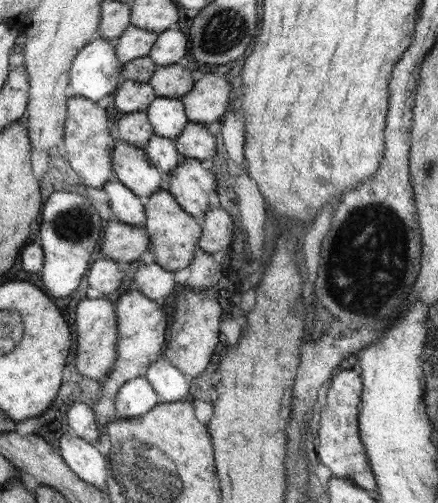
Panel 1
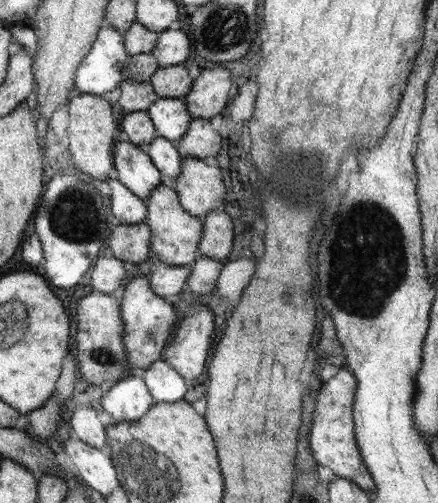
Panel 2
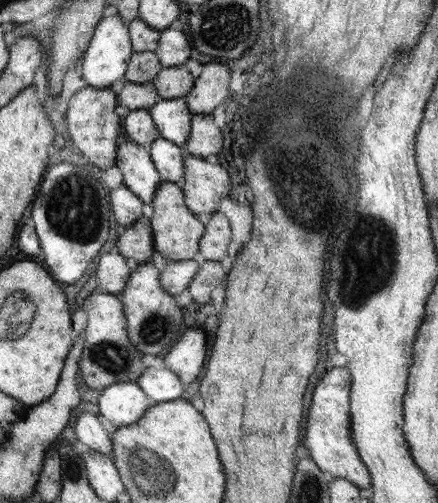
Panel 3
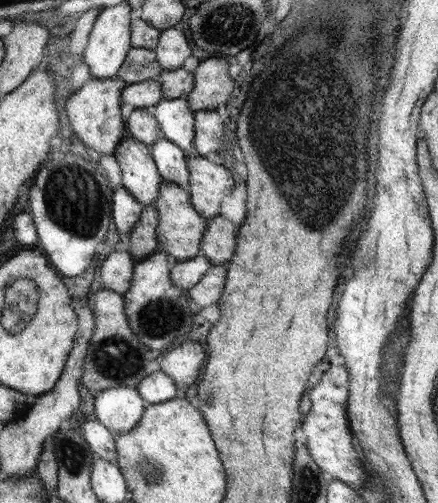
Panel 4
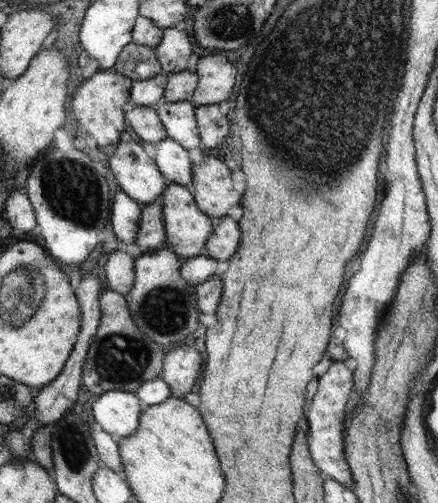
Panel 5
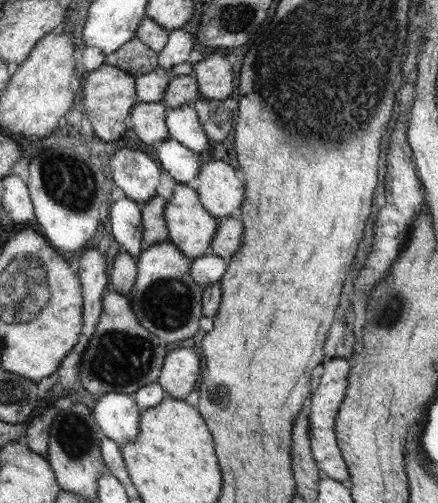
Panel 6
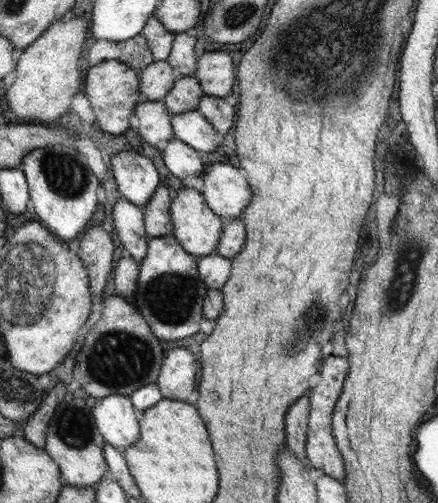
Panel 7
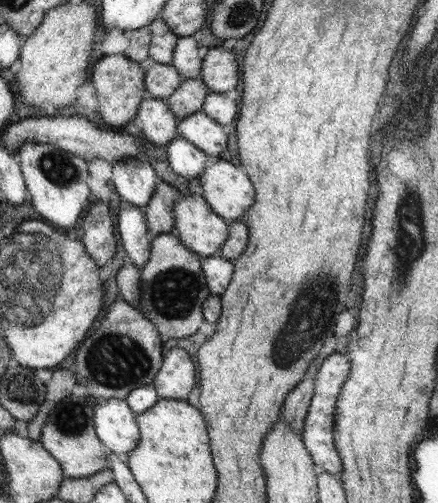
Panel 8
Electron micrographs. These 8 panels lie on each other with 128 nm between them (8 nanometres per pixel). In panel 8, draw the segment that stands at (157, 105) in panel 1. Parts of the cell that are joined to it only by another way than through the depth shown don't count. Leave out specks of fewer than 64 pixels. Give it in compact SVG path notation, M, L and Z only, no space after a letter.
M204 111L195 112L179 119L177 136L185 138L203 150L211 159L215 159L227 148L228 134L224 126L217 123Z

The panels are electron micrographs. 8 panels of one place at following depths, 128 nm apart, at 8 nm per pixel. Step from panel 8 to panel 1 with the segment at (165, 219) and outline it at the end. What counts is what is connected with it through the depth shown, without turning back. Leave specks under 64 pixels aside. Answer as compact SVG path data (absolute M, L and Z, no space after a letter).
M110 221L102 230L100 252L117 263L136 262L148 251L148 239L149 234L144 227Z

